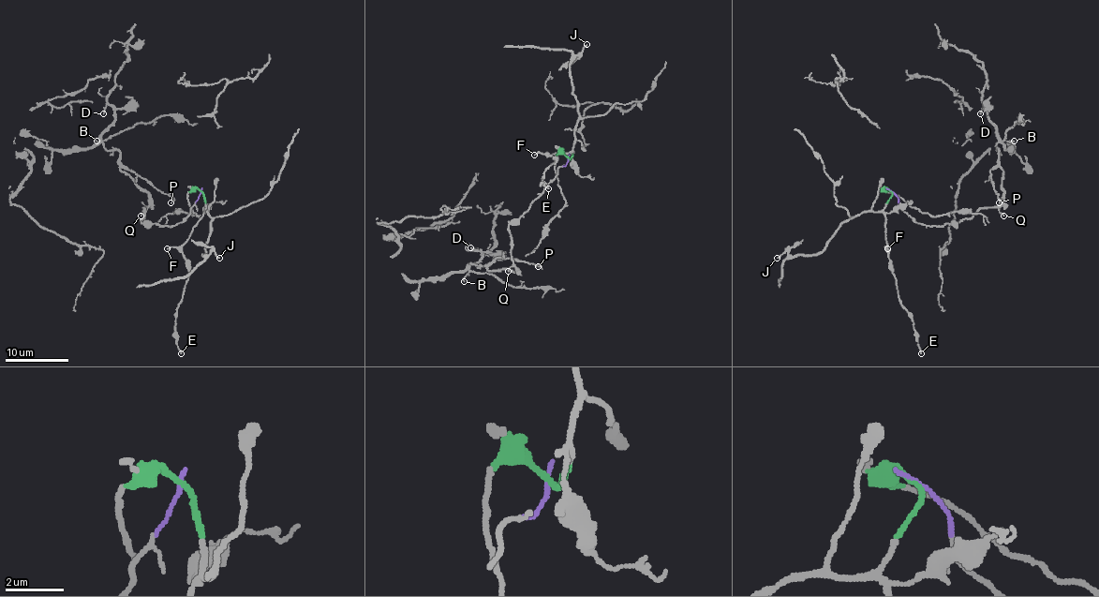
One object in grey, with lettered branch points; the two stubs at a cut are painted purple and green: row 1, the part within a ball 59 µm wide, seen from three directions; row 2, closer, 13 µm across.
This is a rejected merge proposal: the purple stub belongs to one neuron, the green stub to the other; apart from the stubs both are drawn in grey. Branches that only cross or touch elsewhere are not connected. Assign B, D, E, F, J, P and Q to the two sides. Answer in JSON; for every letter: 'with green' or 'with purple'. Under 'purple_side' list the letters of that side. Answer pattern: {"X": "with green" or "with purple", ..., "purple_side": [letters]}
{"B": "with purple", "D": "with purple", "E": "with green", "F": "with green", "J": "with green", "P": "with purple", "Q": "with purple", "purple_side": ["B", "D", "P", "Q"]}

